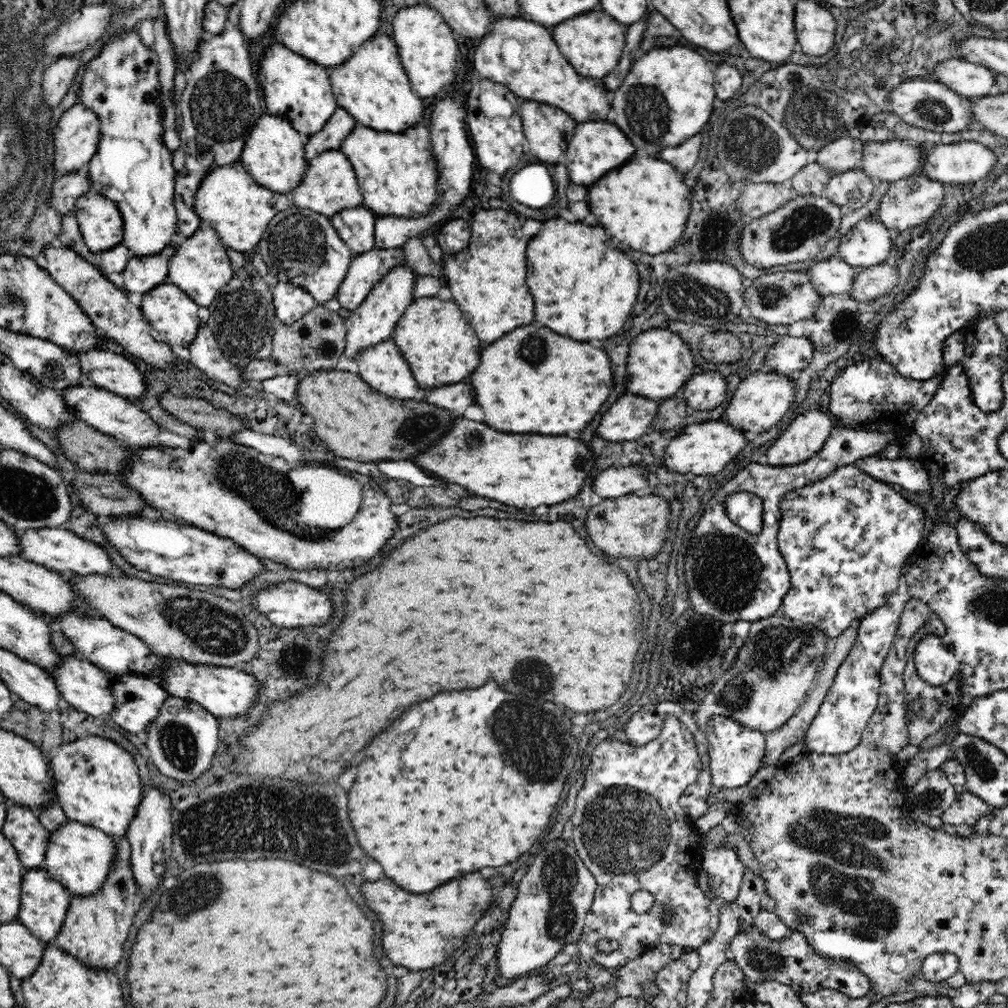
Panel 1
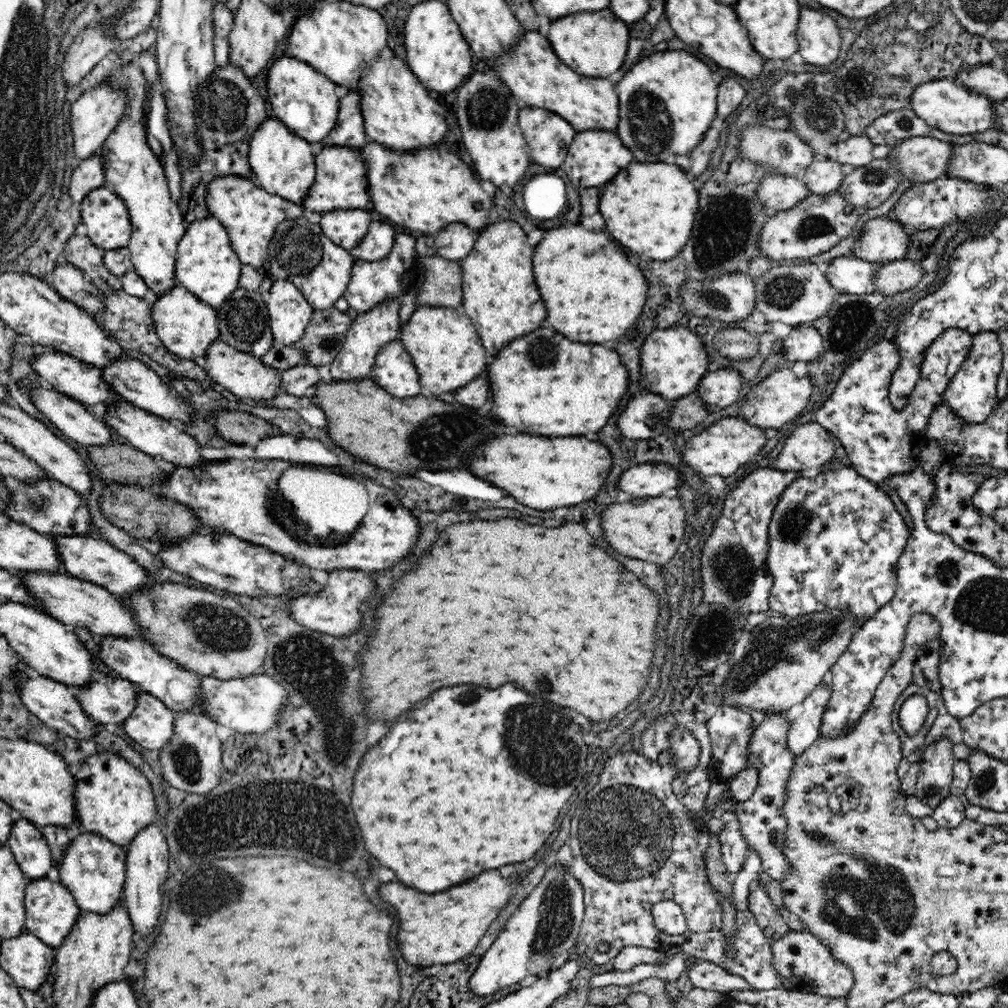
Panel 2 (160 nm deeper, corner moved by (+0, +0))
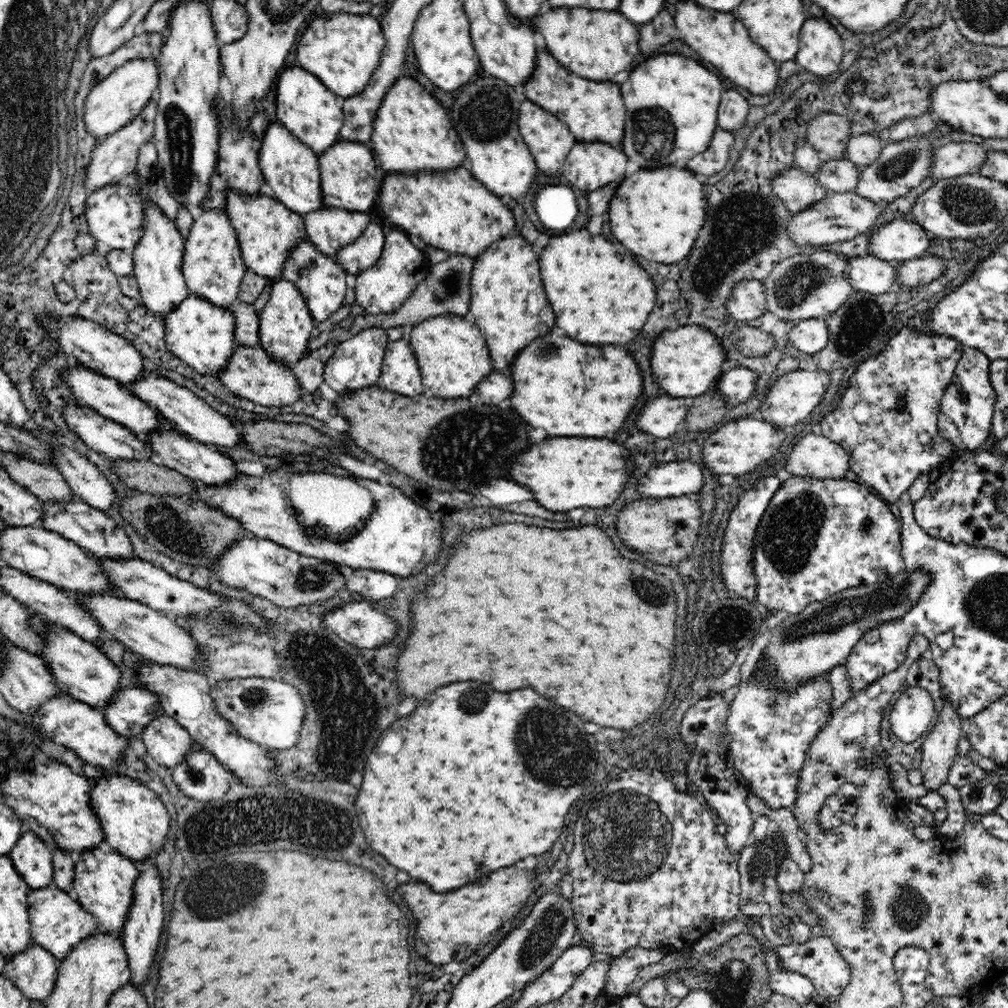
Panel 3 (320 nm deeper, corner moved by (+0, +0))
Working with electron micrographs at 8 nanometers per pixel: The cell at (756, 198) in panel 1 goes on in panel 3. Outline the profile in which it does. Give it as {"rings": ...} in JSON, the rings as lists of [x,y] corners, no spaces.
{"rings":[[[798,168],[788,169],[776,176],[771,185],[776,197],[792,213],[802,211],[814,202],[820,202],[828,194],[828,190],[822,188],[816,177]]]}

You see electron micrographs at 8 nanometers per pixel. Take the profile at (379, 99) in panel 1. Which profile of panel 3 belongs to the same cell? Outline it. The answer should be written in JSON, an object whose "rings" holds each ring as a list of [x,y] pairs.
{"rings":[[[410,76],[394,79],[383,94],[371,123],[372,154],[381,172],[447,169],[462,166],[467,156],[451,117],[441,103]]]}

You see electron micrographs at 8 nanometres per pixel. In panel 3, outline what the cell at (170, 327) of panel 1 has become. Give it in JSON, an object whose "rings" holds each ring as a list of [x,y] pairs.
{"rings":[[[189,293],[183,302],[163,318],[166,348],[196,372],[218,376],[238,347],[234,338],[232,310],[219,308],[199,295]]]}

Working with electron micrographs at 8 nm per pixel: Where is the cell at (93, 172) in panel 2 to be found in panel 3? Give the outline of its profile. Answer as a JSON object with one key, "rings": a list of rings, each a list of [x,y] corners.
{"rings":[[[150,98],[147,109],[142,109],[142,112],[131,120],[126,126],[123,126],[118,132],[109,134],[102,138],[92,152],[90,164],[86,168],[86,176],[84,176],[84,185],[86,191],[92,192],[106,185],[115,185],[120,183],[122,178],[126,178],[136,166],[138,152],[140,146],[150,142],[155,131],[155,118],[157,114],[157,99]]]}

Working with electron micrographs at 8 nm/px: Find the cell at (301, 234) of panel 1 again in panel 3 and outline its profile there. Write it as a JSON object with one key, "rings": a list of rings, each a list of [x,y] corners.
{"rings":[[[308,237],[294,242],[294,246],[288,251],[282,272],[282,278],[292,282],[301,291],[316,324],[325,321],[343,306],[348,275],[349,272],[342,267],[337,256],[326,255],[325,252],[319,251],[317,244]]]}

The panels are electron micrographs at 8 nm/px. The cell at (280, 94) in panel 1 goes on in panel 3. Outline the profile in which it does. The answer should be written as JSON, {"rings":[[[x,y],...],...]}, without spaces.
{"rings":[[[302,67],[282,70],[276,79],[272,97],[276,101],[275,121],[284,125],[298,140],[309,146],[317,155],[339,141],[344,122],[343,98],[324,86],[311,71]]]}

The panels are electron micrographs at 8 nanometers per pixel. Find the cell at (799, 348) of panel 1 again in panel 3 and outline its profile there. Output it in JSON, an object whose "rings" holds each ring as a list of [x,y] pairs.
{"rings":[[[824,318],[799,321],[788,332],[788,337],[789,342],[792,342],[800,352],[816,354],[828,342],[828,325],[826,325]]]}

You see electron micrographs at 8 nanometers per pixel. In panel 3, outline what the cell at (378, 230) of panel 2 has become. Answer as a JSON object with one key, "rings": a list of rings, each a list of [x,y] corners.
{"rings":[[[371,222],[356,242],[340,250],[336,256],[346,272],[356,276],[374,266],[381,258],[384,243],[382,227],[378,223]]]}

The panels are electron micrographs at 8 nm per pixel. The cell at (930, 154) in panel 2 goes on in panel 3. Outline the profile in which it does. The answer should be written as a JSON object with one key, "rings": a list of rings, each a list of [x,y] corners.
{"rings":[[[946,140],[932,148],[930,177],[940,180],[978,173],[986,152],[980,143]]]}

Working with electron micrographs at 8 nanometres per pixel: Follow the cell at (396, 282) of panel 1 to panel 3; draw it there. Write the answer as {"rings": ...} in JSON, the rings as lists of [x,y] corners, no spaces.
{"rings":[[[366,328],[347,341],[339,342],[334,354],[327,360],[323,381],[339,395],[344,391],[378,386],[387,344],[384,328]]]}

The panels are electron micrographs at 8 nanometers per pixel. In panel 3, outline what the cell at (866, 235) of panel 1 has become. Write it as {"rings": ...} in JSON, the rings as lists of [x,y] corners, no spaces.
{"rings":[[[894,219],[882,225],[869,241],[869,255],[889,263],[925,257],[933,236],[914,220]]]}

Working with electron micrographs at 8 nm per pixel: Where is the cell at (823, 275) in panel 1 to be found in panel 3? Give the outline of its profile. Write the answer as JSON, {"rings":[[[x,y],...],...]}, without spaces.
{"rings":[[[872,255],[850,258],[846,275],[854,291],[884,294],[899,287],[896,263],[889,263]]]}

